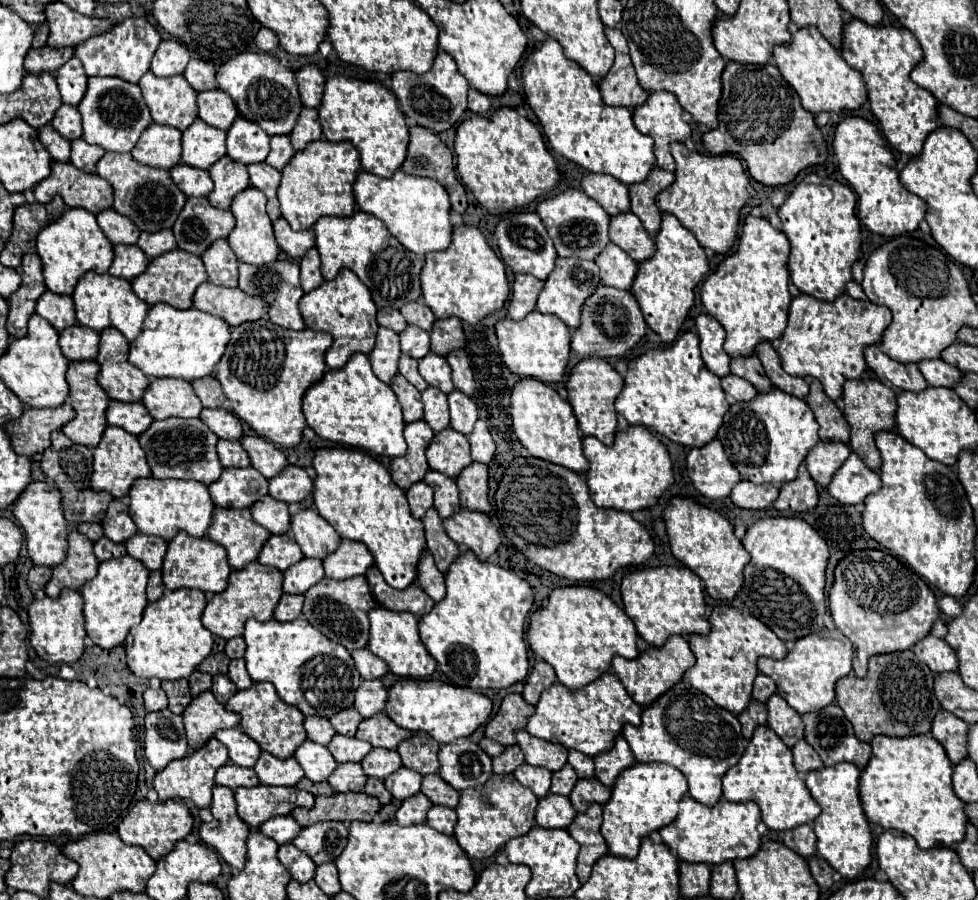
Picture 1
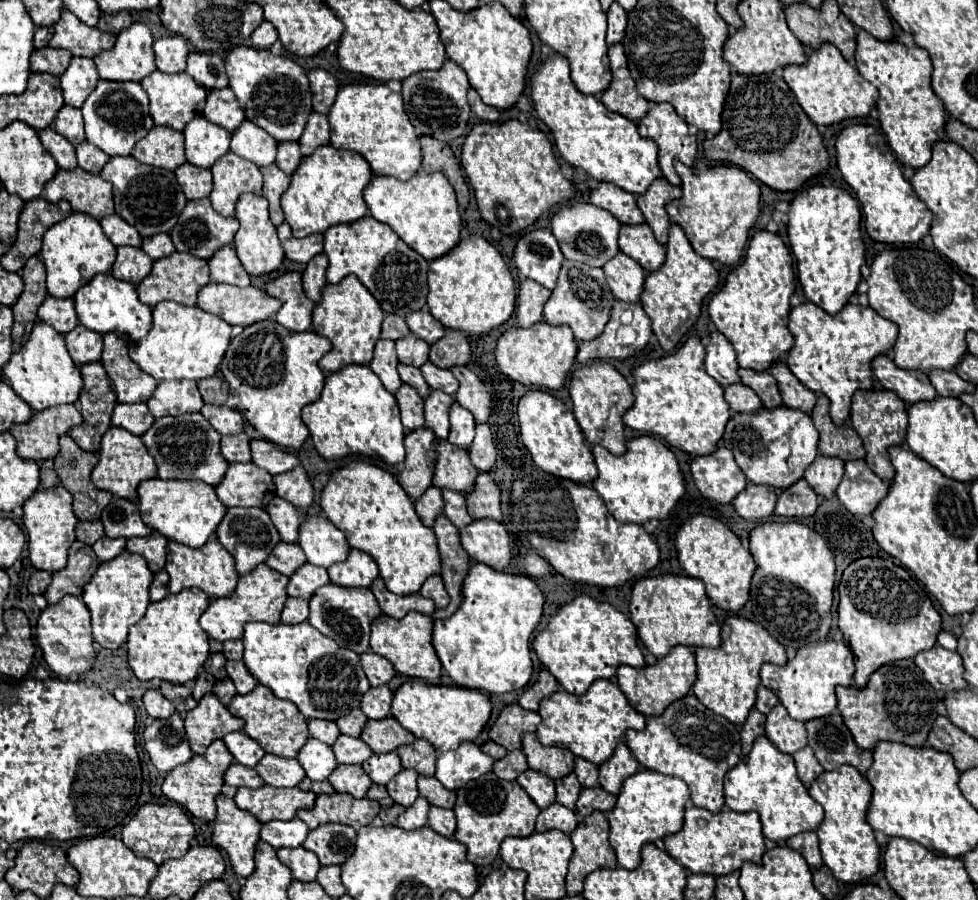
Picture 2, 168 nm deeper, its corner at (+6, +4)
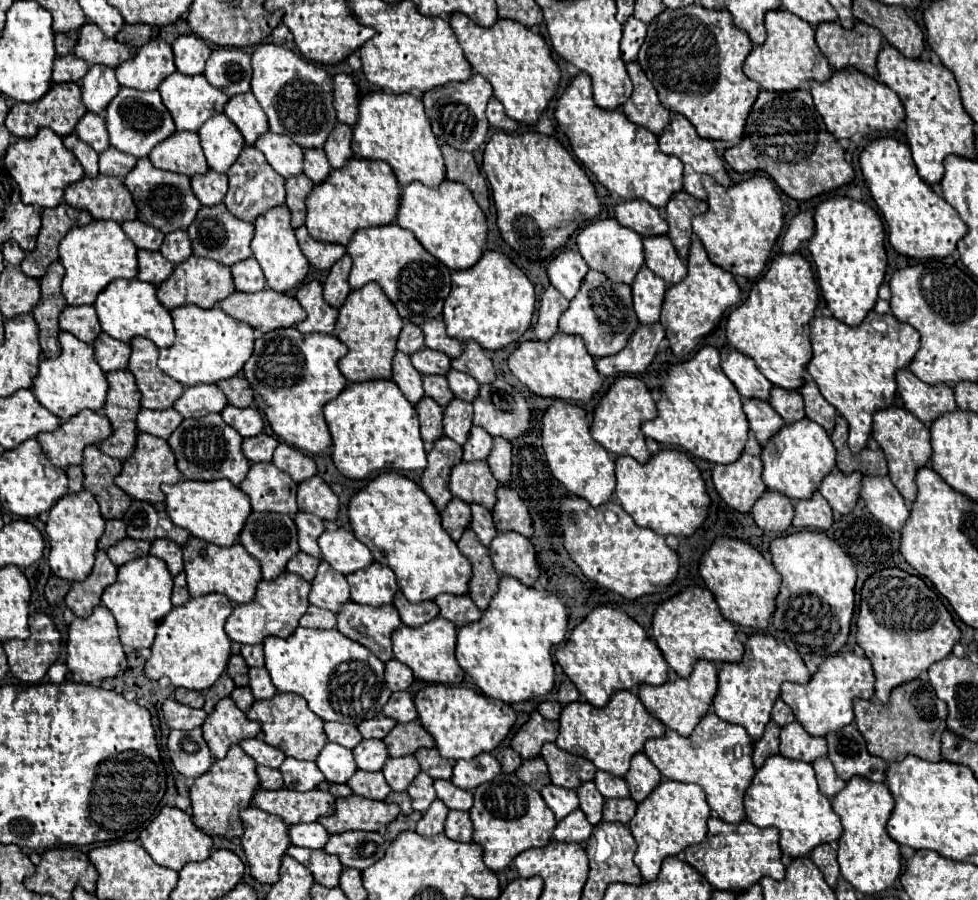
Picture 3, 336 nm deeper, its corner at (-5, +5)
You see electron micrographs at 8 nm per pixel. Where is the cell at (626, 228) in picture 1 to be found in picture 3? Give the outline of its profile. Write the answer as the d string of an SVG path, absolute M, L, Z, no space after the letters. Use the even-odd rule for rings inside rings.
M665 235L663 237L645 237L643 245L645 245L645 265L655 275L665 279L665 283L669 283L669 285L683 281L683 277L687 275L687 265L679 259L669 237L665 237Z

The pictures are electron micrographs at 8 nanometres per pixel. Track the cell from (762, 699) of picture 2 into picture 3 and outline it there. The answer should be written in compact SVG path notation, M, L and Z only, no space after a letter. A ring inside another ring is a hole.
M777 701L775 703L775 707L773 707L773 713L771 713L771 719L777 723L777 725L787 725L787 723L793 723L795 721L795 717L793 717L793 711L787 707L787 703L785 701Z

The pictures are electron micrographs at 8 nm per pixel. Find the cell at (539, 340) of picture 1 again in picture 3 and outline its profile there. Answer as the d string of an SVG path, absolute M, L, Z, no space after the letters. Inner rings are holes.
M555 333L547 343L527 341L519 345L519 349L509 357L509 369L531 393L549 399L591 401L603 387L603 379L595 369L595 359L583 347L583 339L575 335Z

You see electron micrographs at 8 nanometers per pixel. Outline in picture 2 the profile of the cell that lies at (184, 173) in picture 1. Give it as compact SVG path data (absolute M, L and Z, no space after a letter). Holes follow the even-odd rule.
M186 162L180 168L176 168L174 174L176 174L178 184L182 186L188 200L206 198L212 190L212 174L206 168L196 168Z

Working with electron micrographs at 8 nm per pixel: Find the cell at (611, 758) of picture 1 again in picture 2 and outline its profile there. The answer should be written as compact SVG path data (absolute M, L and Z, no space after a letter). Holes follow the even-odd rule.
M622 742L622 744L616 746L610 760L606 760L604 764L598 766L600 786L604 790L608 790L610 794L618 794L618 790L622 786L622 780L632 776L636 770L638 770L638 762L634 760L630 748Z

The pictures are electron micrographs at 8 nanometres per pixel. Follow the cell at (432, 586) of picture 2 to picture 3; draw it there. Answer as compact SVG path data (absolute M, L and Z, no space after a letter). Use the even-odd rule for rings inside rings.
M443 593L443 595L439 595L439 599L435 599L435 603L439 605L441 615L445 619L449 619L451 623L455 623L457 627L465 627L469 623L475 623L483 615L481 609L475 607L475 603L467 595Z

